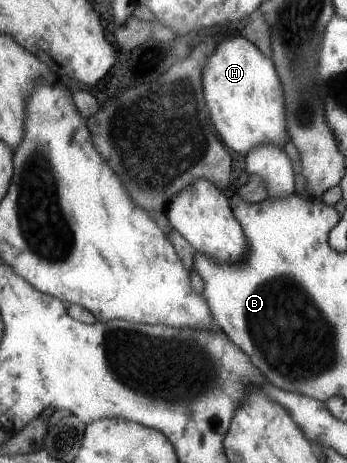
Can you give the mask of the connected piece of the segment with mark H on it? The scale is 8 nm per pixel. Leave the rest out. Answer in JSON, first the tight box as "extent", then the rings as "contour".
{"extent":[203,37,290,155],"contour":[[[232,37],[222,40],[220,45],[214,43],[212,55],[208,55],[208,63],[204,63],[203,90],[208,107],[211,108],[212,123],[215,123],[220,139],[223,139],[232,151],[246,155],[254,147],[260,147],[260,143],[262,145],[278,143],[284,148],[286,141],[290,140],[283,82],[278,77],[275,63],[264,57],[251,40],[245,37]]]}

